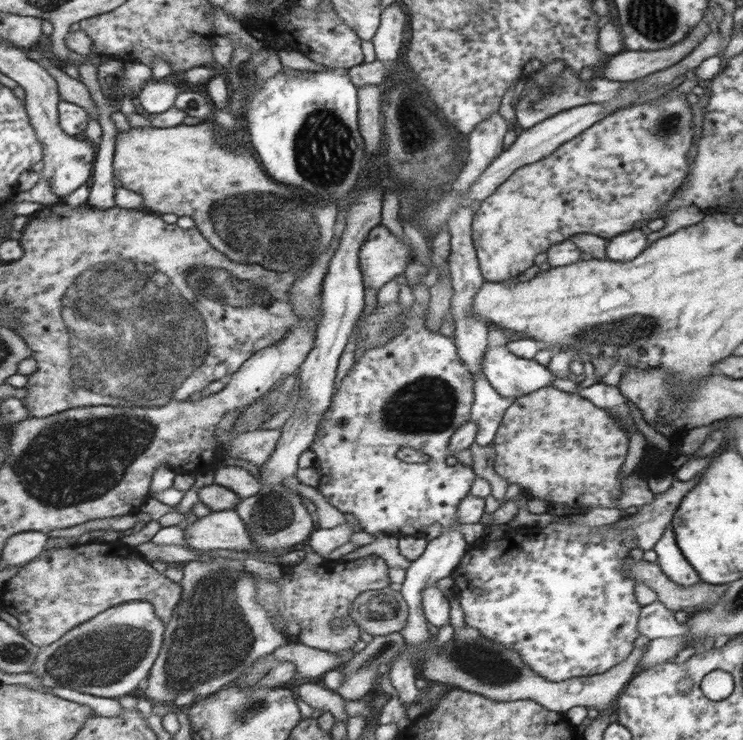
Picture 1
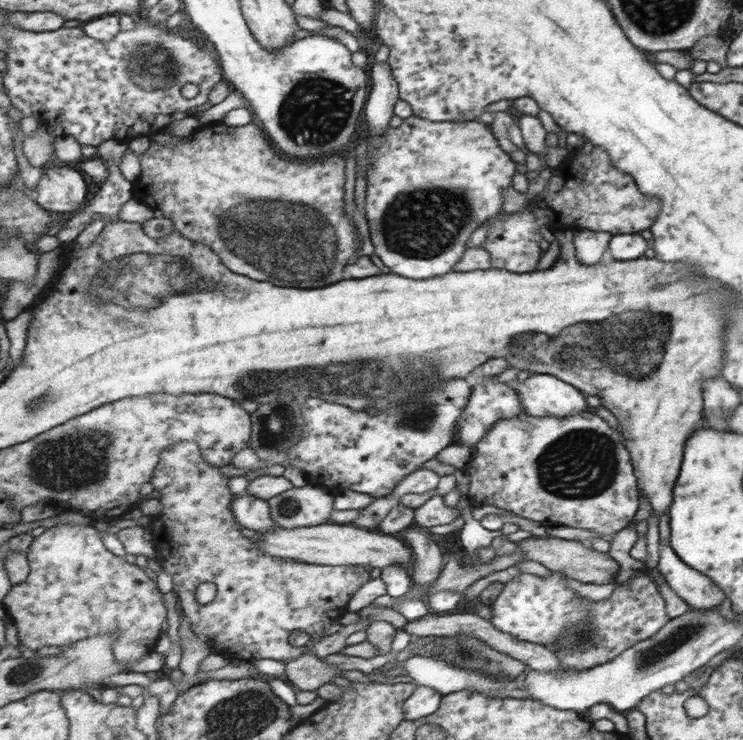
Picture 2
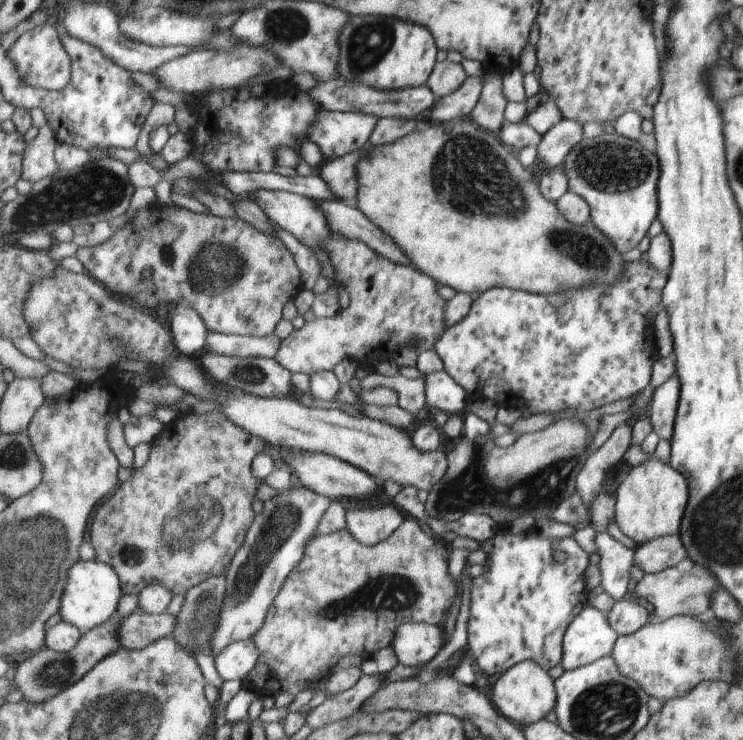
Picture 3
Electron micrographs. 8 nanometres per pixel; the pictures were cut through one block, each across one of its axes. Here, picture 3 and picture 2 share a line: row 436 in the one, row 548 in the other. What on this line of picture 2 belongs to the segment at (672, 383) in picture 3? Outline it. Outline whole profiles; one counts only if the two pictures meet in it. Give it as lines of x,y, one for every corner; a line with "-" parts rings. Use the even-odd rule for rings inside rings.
659,542
658,571
672,589
692,609
708,610
720,606
727,596
704,574
684,564
668,542

